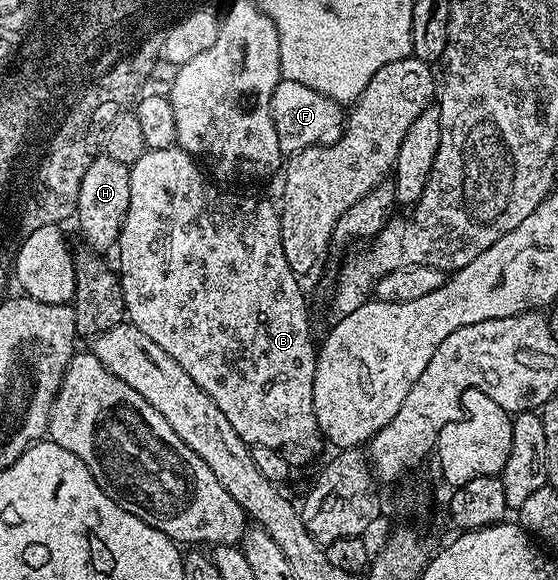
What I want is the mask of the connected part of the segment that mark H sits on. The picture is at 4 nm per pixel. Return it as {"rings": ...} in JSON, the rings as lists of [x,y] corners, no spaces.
{"rings":[[[100,154],[82,179],[74,219],[75,222],[80,222],[80,231],[84,234],[83,242],[94,252],[104,253],[107,247],[117,246],[120,230],[124,227],[126,213],[130,209],[129,170],[129,164]]]}

